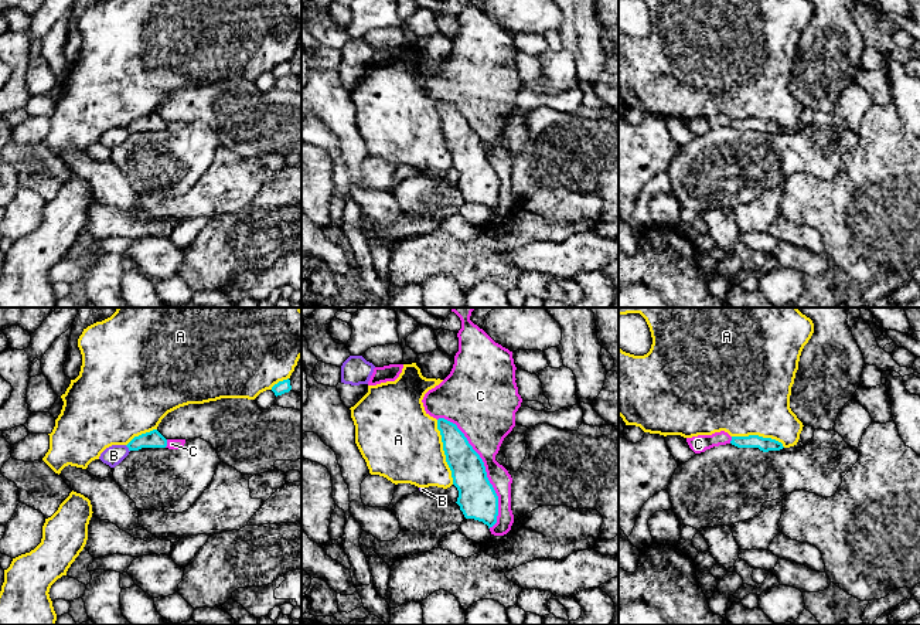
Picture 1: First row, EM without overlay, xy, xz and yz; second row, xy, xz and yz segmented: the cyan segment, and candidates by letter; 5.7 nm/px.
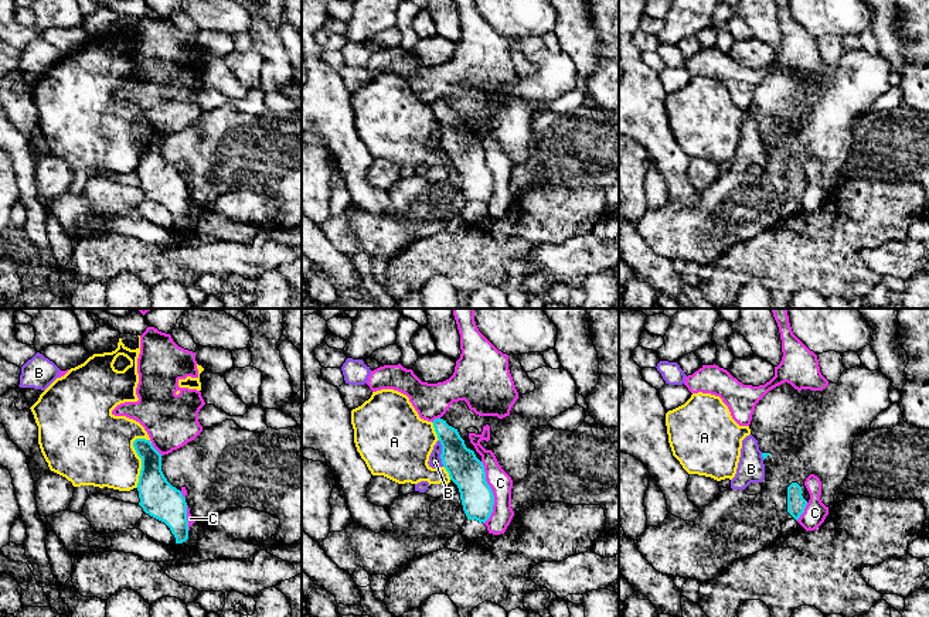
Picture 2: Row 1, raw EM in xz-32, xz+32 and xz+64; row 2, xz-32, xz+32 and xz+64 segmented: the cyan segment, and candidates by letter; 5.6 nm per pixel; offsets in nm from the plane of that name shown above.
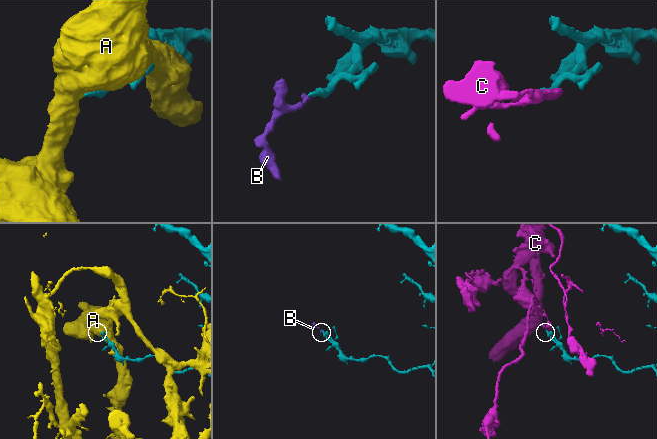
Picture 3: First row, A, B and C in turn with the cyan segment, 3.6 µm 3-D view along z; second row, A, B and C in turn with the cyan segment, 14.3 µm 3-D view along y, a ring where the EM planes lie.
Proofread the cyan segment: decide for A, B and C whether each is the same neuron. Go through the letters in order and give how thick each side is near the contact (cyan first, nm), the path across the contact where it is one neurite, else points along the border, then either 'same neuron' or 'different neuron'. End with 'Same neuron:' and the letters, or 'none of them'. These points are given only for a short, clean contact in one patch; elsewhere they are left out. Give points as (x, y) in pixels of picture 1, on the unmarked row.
A: 190 nm thick on the cyan side, 440 nm on the other; different neuron
B: 100 nm thick on the cyan side, 110 nm on the other; border along xy (125, 128), (129, 133); different neuron
C: 220 nm thick on the cyan side, 260 nm on the other; different neuron
Same neuron: none of them

